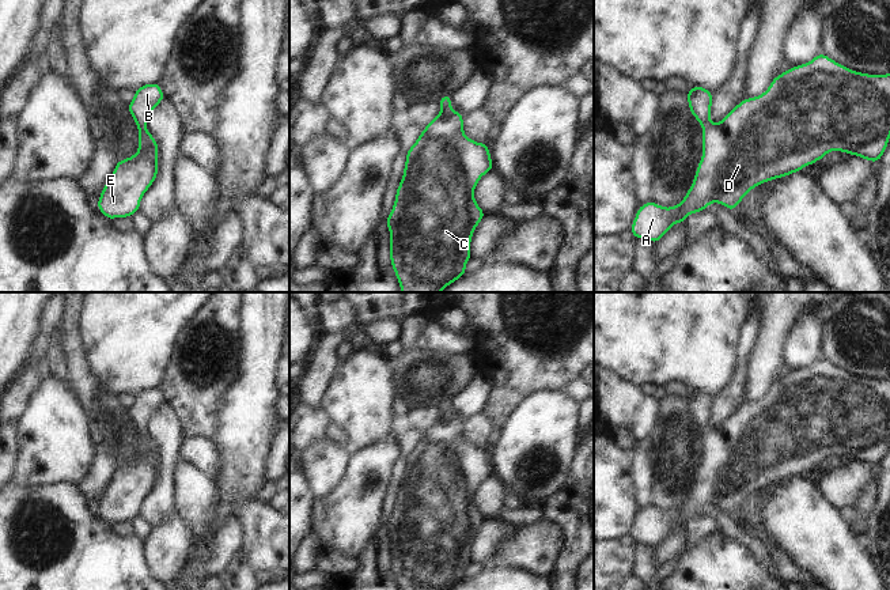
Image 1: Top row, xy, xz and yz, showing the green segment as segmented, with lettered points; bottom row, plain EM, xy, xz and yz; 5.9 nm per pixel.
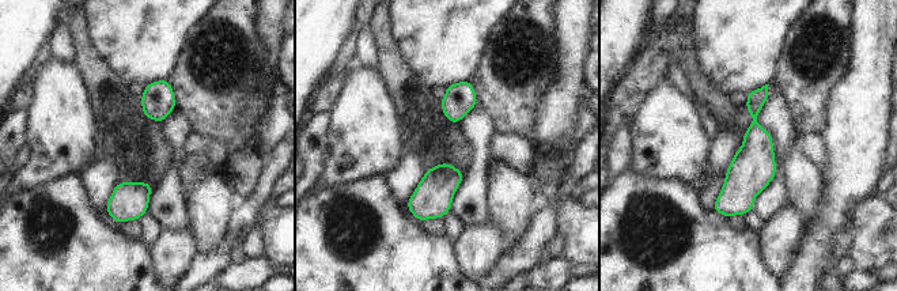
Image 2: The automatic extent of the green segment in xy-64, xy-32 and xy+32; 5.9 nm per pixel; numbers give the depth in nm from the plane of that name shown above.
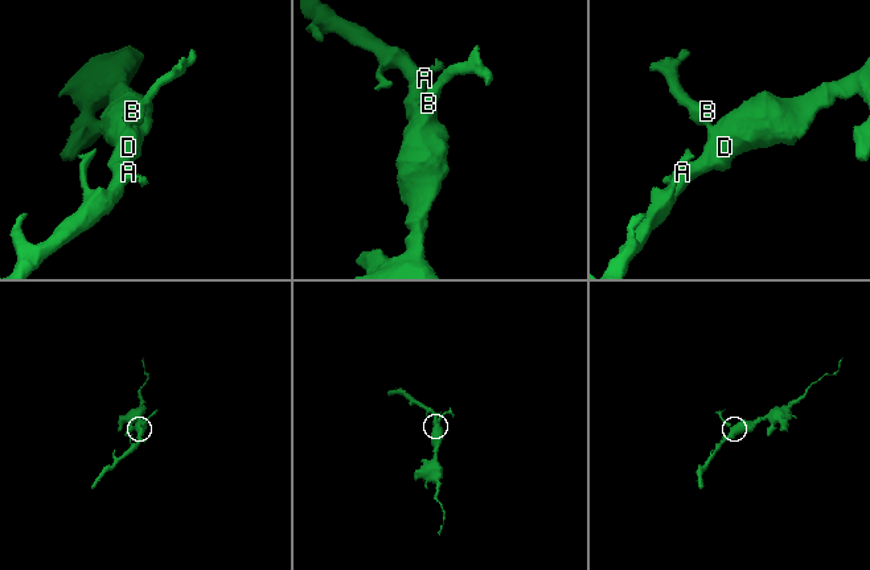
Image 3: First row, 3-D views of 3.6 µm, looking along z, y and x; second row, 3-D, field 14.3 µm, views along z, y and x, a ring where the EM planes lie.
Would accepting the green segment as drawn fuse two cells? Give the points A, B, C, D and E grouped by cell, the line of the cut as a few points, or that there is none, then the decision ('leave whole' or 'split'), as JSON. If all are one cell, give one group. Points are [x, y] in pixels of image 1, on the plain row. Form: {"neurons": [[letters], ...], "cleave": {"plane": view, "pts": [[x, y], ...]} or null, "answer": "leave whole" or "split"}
{"neurons": [["A", "B", "C", "D", "E"]], "cleave": null, "answer": "leave whole"}

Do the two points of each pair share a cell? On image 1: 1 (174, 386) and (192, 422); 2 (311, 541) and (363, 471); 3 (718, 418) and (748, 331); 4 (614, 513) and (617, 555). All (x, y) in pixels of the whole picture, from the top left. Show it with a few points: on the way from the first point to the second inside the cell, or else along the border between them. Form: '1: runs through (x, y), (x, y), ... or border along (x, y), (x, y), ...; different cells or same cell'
1: runs through (182, 394), (192, 404), (192, 413); same cell
2: border along (310, 532), (322, 545); different cells
3: runs through (733, 396), (741, 374), (742, 352); same cell
4: border along (628, 533), (608, 541); different cells

